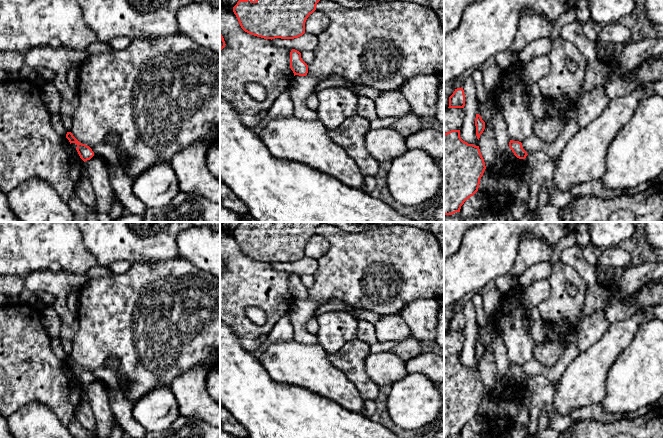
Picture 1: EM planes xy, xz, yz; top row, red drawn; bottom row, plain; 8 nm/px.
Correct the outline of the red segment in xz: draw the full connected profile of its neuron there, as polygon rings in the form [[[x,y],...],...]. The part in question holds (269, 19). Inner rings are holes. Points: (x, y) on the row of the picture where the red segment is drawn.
[[[239,0],[233,7],[241,28],[264,39],[294,39],[305,33],[305,22],[320,0]]]

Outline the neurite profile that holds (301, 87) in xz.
[[[295,75],[289,86],[289,93],[294,103],[293,116],[305,121],[318,119],[317,111],[310,110],[306,106],[308,96],[313,93],[315,86],[319,83],[316,78]]]

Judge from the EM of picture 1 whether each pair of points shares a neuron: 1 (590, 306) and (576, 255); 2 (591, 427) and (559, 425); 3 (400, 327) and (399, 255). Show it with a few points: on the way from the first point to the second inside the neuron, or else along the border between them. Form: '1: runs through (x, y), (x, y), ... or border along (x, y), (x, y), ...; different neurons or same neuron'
1: runs through (592, 293), (591, 279), (589, 273), (584, 268); same neuron
2: border along (574, 421), (569, 427); different neurons
3: border along (400, 313), (378, 316); different neurons

